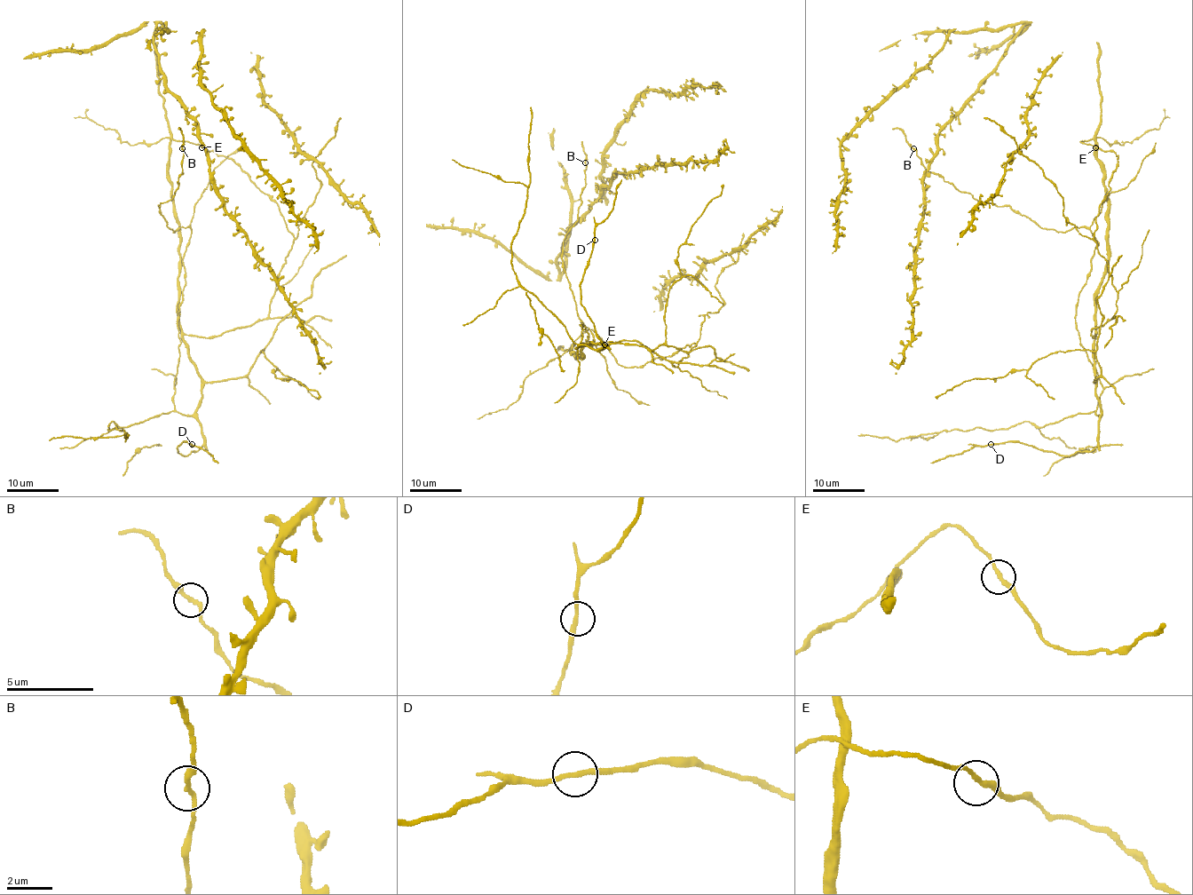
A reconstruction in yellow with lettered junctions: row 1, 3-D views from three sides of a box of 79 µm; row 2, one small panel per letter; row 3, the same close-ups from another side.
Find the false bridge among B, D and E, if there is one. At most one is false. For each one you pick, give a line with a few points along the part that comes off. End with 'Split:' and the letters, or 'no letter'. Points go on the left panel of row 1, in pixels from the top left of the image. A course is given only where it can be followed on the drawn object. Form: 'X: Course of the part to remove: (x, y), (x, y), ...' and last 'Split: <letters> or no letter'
Split: no letter

